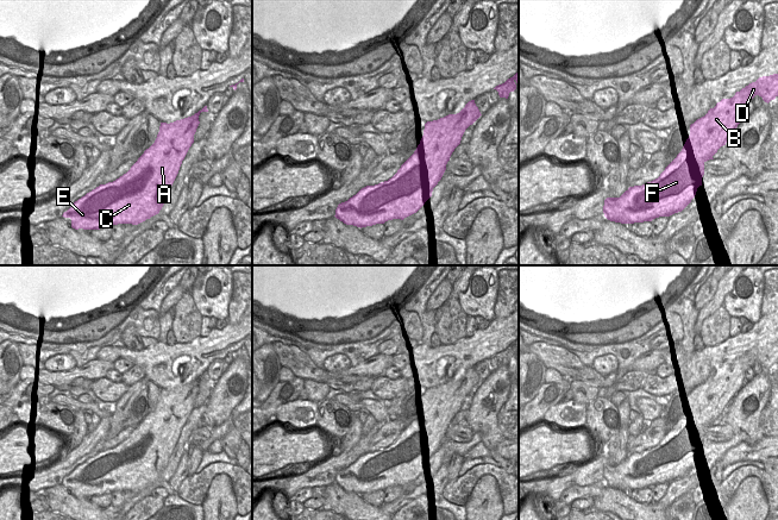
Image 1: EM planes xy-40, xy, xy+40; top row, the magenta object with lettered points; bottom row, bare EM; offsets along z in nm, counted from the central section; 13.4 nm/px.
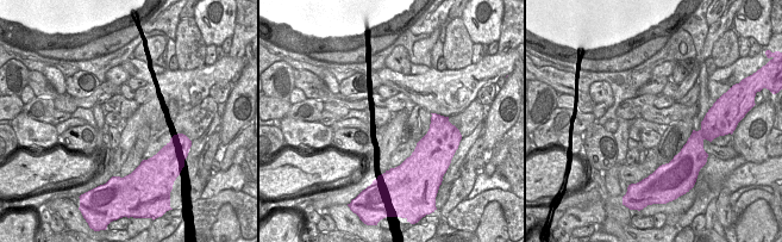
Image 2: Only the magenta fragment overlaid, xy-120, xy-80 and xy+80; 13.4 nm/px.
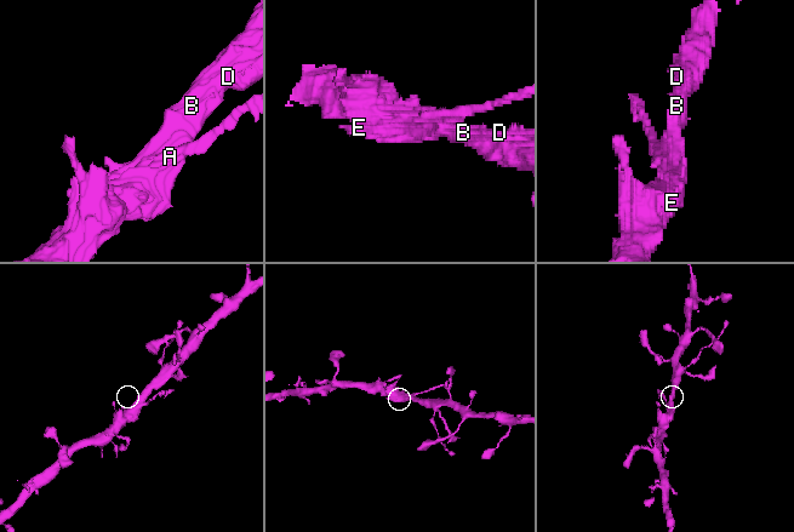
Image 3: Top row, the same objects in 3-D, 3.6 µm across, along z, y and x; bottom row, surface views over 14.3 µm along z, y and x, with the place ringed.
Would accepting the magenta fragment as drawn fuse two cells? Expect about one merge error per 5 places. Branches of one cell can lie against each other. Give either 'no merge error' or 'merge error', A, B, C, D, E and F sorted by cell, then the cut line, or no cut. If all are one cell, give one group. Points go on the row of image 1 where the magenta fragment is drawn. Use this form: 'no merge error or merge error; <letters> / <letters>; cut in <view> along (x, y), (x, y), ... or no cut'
no merge error; A B C D E F; no cut

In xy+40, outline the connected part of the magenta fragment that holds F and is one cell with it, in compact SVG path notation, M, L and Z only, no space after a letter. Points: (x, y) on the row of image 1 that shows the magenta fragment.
M778 74L759 77L749 83L730 99L722 99L714 108L690 125L690 136L686 139L682 151L665 168L660 176L642 186L629 187L620 198L607 198L604 200L604 217L615 223L634 224L652 221L659 217L670 217L682 212L695 198L697 188L702 186L704 175L704 163L714 159L717 150L726 145L730 133L745 119L746 104L755 95L770 102L778 96Z

